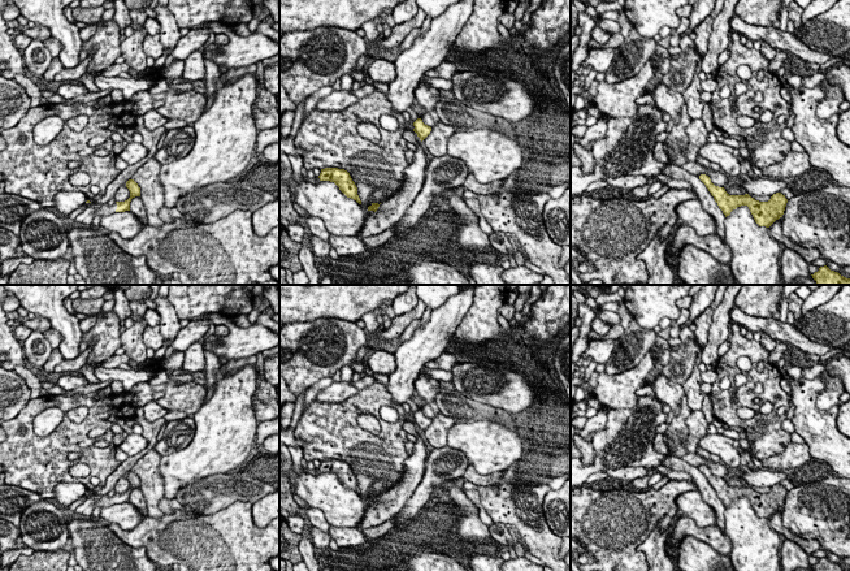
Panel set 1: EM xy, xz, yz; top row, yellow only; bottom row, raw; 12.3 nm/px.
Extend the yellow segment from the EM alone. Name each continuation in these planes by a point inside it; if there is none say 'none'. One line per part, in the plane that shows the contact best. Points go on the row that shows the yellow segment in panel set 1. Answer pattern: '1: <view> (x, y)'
1: xy (104, 210)

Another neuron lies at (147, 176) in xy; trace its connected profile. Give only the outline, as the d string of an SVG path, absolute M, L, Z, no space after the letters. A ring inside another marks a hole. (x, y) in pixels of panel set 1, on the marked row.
M151 157L144 165L138 168L131 177L140 187L140 198L147 212L148 225L160 228L164 221L159 217L159 211L164 206L164 189L160 183L161 164Z

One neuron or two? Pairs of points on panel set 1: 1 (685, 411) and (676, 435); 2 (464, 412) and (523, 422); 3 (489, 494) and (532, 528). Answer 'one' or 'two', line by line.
1: one
2: one
3: one

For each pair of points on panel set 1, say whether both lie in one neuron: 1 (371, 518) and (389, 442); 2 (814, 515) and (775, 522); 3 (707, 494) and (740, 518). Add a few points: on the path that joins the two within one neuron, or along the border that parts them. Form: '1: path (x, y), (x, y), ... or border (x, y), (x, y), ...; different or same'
1: border (402, 471), (402, 476), (381, 494); different
2: border (780, 509), (781, 523), (790, 531), (807, 539); different
3: border (725, 509), (724, 531); different

